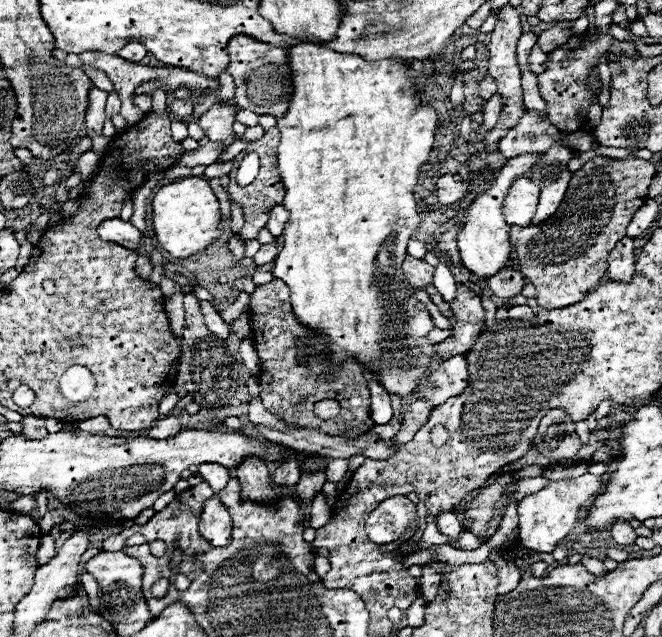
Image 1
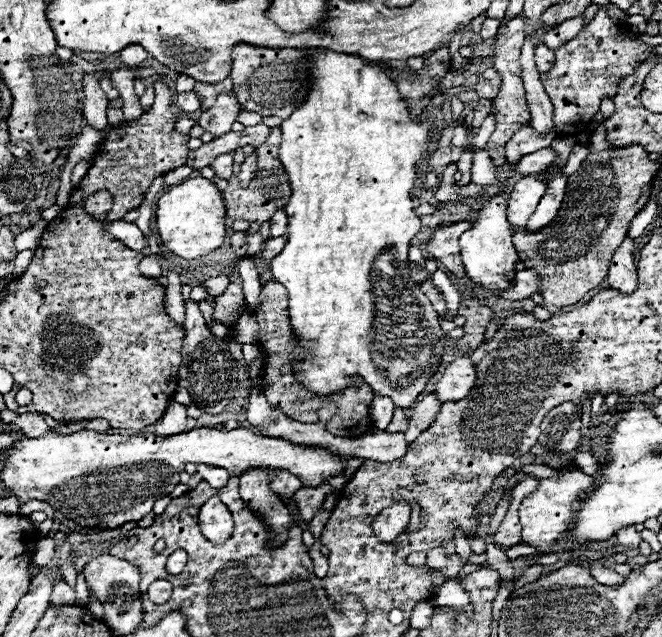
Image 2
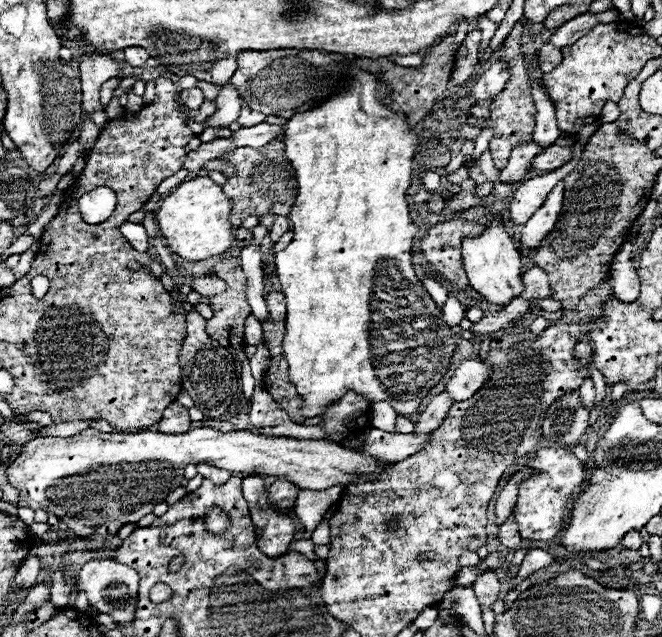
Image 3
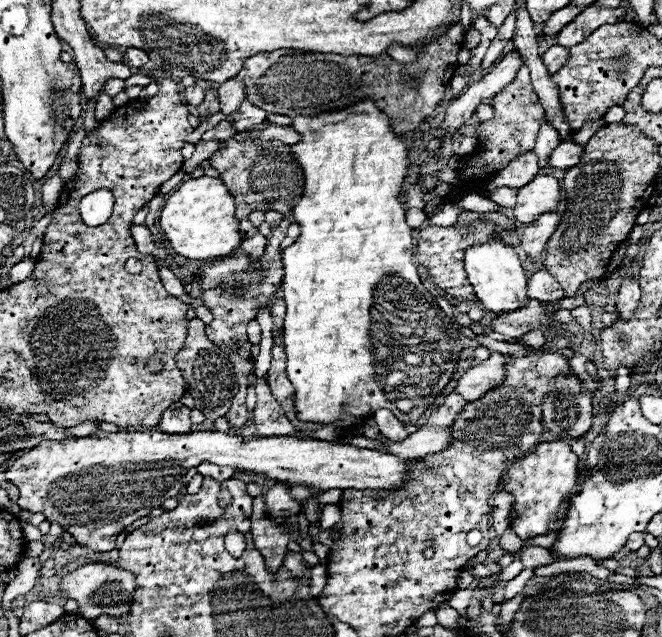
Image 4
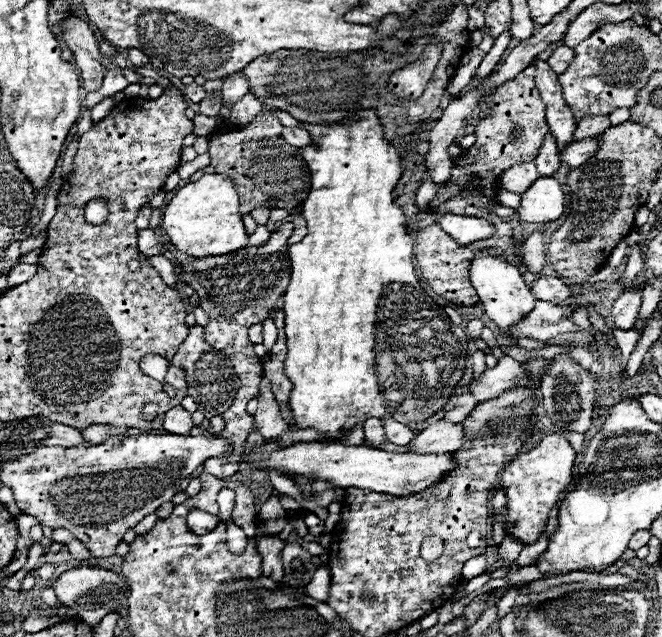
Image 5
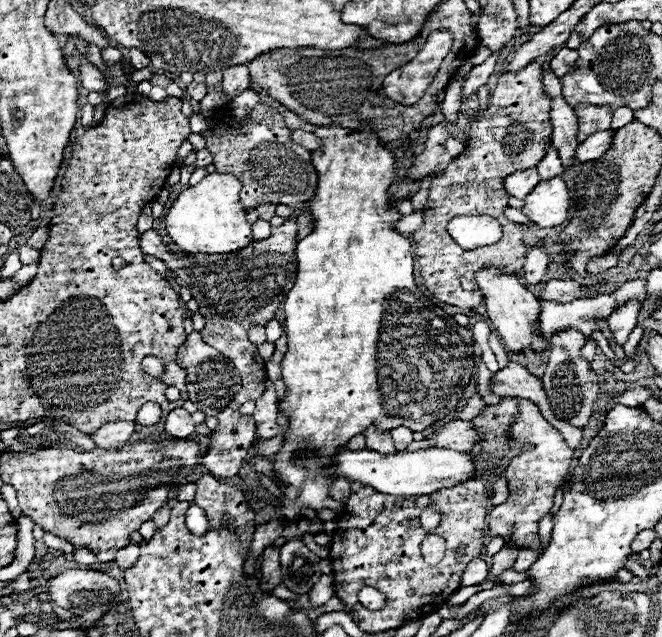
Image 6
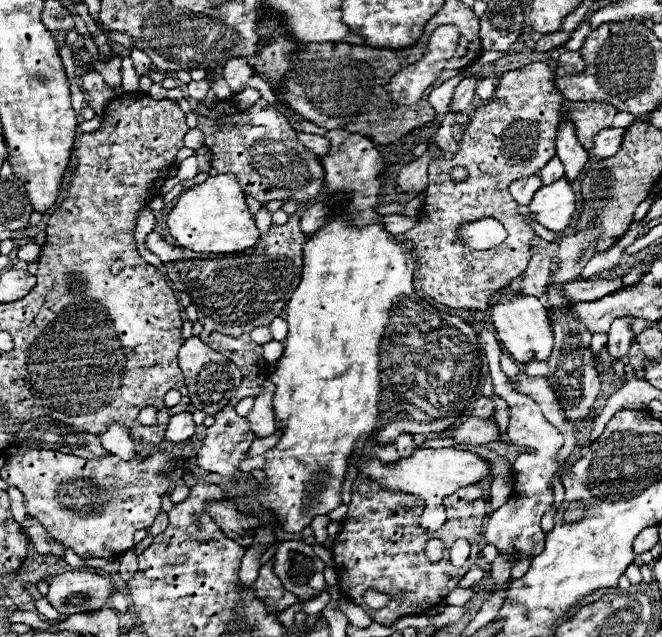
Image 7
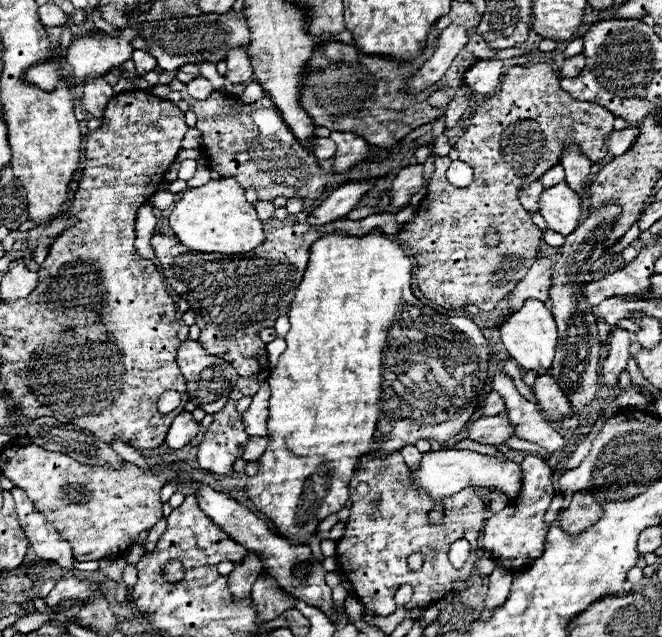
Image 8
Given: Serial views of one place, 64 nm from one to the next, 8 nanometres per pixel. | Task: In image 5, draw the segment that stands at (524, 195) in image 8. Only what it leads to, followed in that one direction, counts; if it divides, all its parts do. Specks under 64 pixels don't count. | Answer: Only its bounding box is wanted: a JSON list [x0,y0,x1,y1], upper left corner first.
[500,162,538,194]

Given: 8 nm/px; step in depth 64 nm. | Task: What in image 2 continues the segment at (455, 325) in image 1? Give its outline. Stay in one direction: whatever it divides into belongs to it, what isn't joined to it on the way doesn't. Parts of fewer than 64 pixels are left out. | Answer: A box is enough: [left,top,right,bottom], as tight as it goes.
[456,296,496,350]

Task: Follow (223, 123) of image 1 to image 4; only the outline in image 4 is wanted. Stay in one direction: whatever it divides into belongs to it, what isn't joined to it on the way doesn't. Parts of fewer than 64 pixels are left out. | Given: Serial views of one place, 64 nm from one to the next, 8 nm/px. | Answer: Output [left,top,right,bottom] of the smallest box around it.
[220,80,246,116]

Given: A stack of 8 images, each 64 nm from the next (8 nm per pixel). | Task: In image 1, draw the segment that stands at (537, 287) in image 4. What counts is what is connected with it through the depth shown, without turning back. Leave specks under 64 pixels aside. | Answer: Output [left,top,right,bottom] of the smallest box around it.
[488,268,530,298]

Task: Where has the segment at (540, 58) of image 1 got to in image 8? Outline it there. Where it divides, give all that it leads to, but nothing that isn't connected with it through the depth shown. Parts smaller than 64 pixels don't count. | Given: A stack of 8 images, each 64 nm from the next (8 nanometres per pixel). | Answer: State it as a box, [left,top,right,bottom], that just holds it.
[562,54,586,76]

